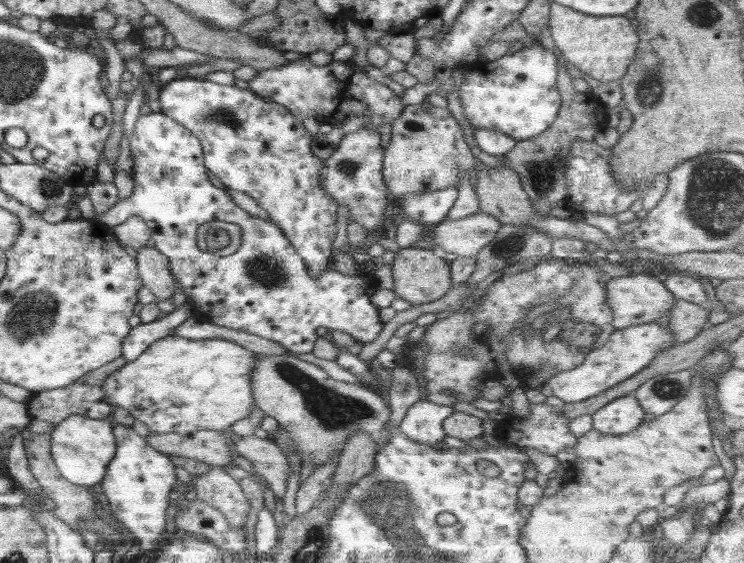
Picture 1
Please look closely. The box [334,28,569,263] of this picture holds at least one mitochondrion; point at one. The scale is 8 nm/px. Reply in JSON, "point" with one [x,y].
{"point":[542,171]}

